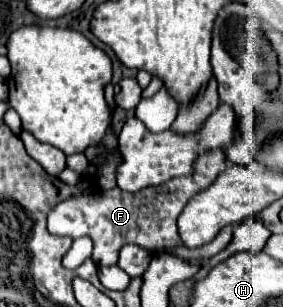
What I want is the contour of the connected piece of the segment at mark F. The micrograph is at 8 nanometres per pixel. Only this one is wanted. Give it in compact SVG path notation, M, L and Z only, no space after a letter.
M208 151L198 157L194 175L170 179L160 187L144 187L136 193L120 191L118 187L102 190L89 196L74 196L56 203L48 213L48 231L60 237L90 237L94 243L92 259L96 265L116 265L118 253L124 245L140 245L152 255L164 253L168 249L180 247L182 239L178 235L176 219L184 205L202 189L212 185L216 177L228 167L226 155L220 151Z

